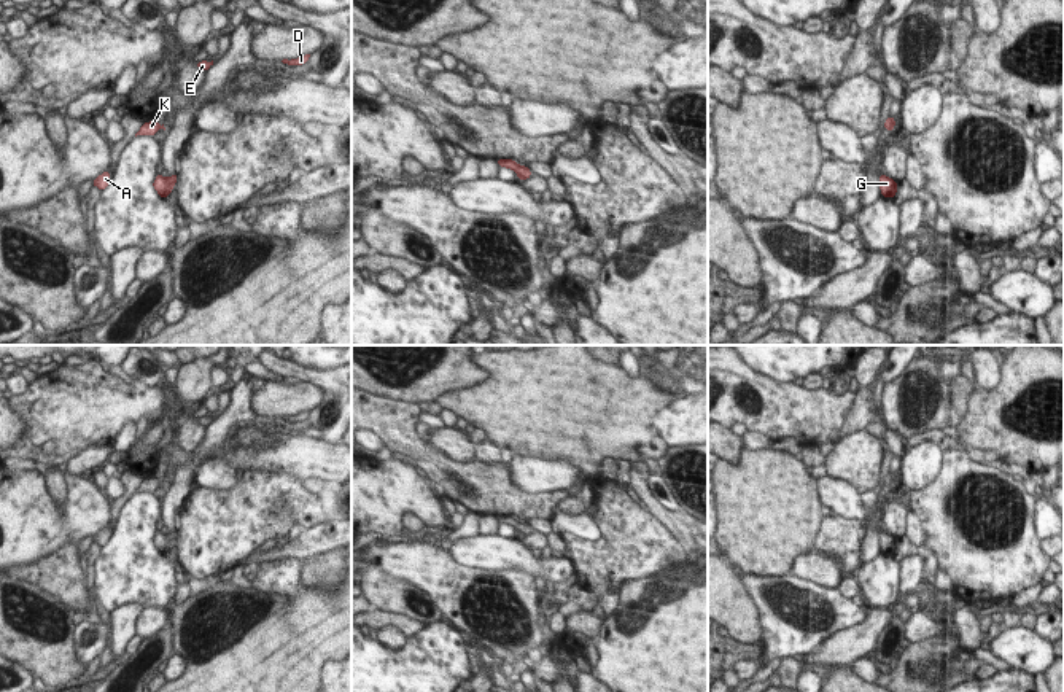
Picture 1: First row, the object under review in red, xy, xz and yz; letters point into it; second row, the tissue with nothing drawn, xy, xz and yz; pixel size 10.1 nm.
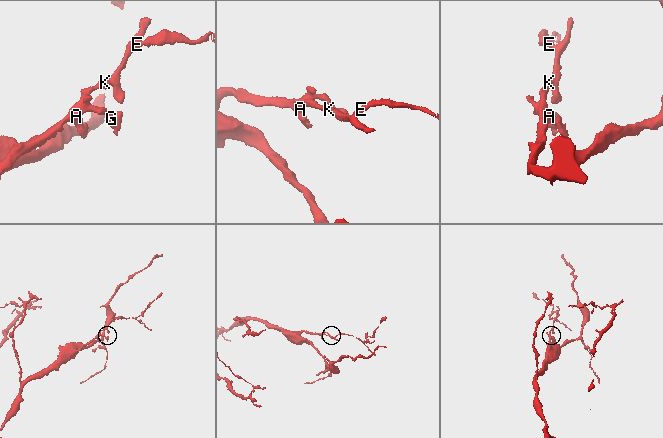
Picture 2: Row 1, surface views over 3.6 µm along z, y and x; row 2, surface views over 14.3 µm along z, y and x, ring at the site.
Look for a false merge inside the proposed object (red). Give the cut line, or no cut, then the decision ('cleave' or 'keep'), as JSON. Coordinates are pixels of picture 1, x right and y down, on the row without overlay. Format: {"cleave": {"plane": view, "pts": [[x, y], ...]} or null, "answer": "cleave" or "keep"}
{"cleave": null, "answer": "keep"}

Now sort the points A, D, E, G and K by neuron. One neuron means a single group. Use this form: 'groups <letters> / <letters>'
groups A D E G K

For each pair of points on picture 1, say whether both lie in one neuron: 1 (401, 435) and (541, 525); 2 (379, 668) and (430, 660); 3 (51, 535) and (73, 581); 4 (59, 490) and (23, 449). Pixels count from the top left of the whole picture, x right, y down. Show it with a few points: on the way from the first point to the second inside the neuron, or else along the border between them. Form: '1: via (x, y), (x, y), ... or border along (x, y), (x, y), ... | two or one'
1: border along (530, 517), (547, 519) | two
2: via (392, 668), (417, 668) | one
3: border along (75, 541), (31, 563), (24, 563) | two
4: border along (48, 463), (56, 468) | two

